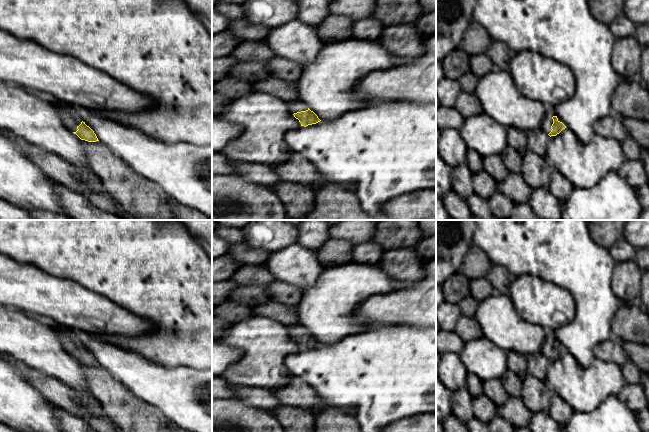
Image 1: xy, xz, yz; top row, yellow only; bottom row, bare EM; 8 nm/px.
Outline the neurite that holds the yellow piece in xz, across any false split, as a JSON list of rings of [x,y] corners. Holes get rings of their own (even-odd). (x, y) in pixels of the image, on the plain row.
[[[291,325],[288,326],[288,329],[290,336],[299,344],[301,350],[306,351],[321,345],[318,340],[302,325]]]

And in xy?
[[[54,324],[52,327],[65,350],[81,364],[88,366],[99,365],[94,355],[81,344],[77,332],[57,324]]]

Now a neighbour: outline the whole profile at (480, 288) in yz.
[[[486,277],[471,280],[469,286],[470,295],[477,302],[482,301],[495,292],[491,282]]]

